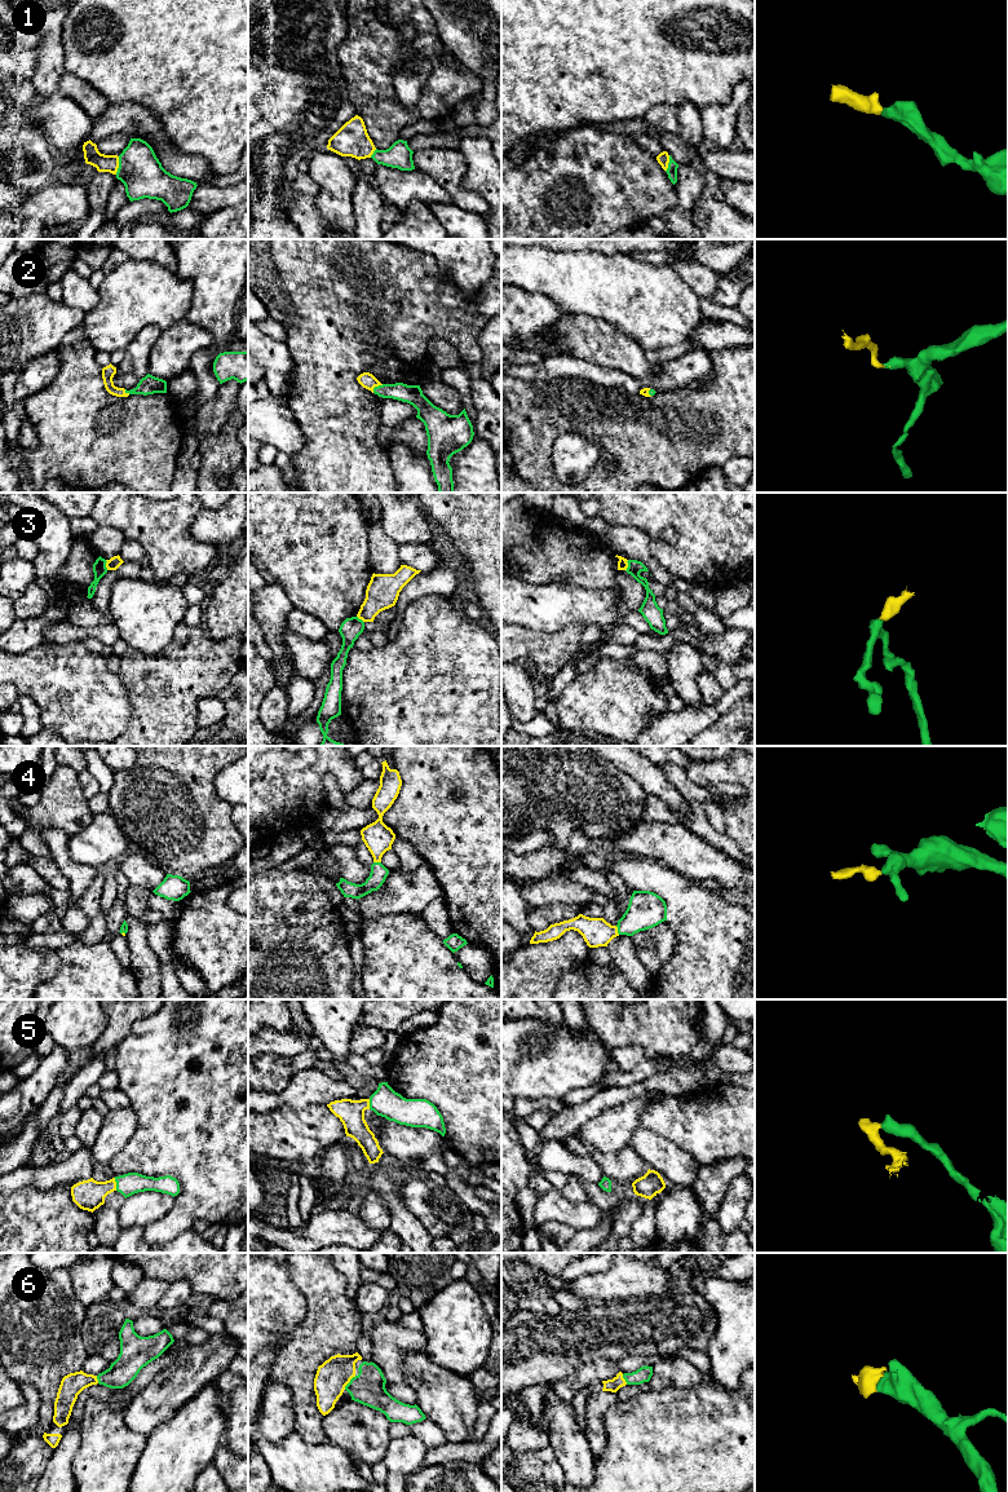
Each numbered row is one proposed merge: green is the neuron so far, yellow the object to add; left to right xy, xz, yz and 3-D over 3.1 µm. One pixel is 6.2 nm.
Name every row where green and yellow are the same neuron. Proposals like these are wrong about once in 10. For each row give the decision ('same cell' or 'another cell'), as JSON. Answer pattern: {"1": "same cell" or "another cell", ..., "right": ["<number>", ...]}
{"1": "same cell", "2": "same cell", "3": "another cell", "4": "same cell", "5": "same cell", "6": "same cell", "right": ["1", "2", "4", "5", "6"]}

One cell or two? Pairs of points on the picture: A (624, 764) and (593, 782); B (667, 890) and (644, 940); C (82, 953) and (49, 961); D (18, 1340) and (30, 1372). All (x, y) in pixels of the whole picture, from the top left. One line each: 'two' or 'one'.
A: two
B: two
C: two
D: one

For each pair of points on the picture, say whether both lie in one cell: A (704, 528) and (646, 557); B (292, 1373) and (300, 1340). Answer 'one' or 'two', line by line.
A: two
B: one

